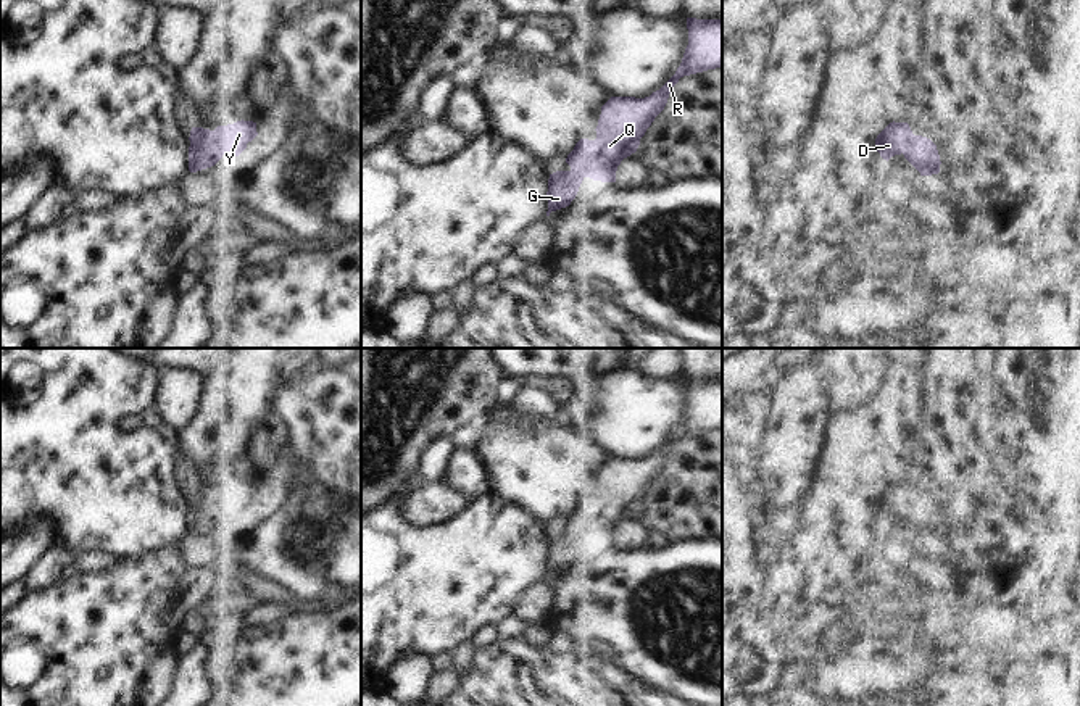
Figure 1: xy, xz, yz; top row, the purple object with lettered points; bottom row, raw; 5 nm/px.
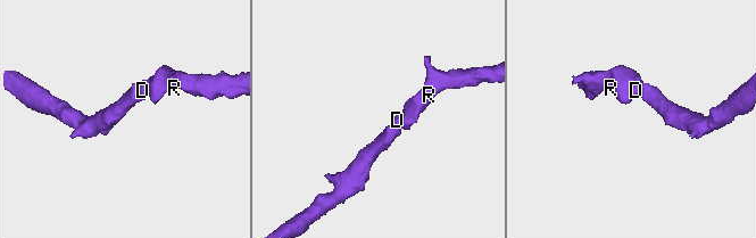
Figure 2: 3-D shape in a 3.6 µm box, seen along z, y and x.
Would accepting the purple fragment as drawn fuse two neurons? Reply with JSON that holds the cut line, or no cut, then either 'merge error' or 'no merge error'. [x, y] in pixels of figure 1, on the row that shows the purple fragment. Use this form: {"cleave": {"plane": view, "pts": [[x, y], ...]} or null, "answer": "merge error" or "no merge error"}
{"cleave": null, "answer": "no merge error"}

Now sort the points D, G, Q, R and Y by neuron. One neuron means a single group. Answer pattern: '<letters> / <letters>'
D G Q R Y

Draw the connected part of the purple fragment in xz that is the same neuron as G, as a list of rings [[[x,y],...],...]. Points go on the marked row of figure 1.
[[[687,18],[687,29],[688,45],[675,74],[650,97],[611,97],[601,106],[596,139],[580,139],[566,158],[571,169],[550,174],[546,216],[569,206],[585,177],[616,182],[617,166],[637,152],[680,77],[722,68],[722,19]]]

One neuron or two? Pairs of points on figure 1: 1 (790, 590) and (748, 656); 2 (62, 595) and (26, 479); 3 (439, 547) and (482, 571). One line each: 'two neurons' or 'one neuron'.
1: two neurons
2: two neurons
3: one neuron

